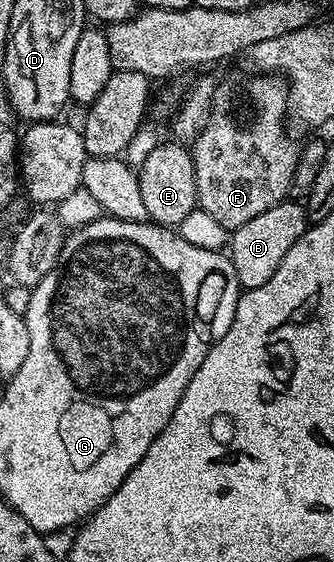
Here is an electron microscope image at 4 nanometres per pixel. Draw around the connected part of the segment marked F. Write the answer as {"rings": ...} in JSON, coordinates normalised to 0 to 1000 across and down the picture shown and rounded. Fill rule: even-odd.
{"rings":[[[760,132],[722,157],[701,149],[680,164],[644,162],[635,198],[605,235],[575,251],[575,276],[587,302],[587,345],[593,370],[617,375],[665,406],[698,409],[731,402],[766,381],[790,381],[814,367],[859,354],[868,324],[892,286],[895,258],[856,244],[862,214],[862,157],[847,137],[832,132]],[[737,176],[749,199],[701,199],[701,185]]]}

